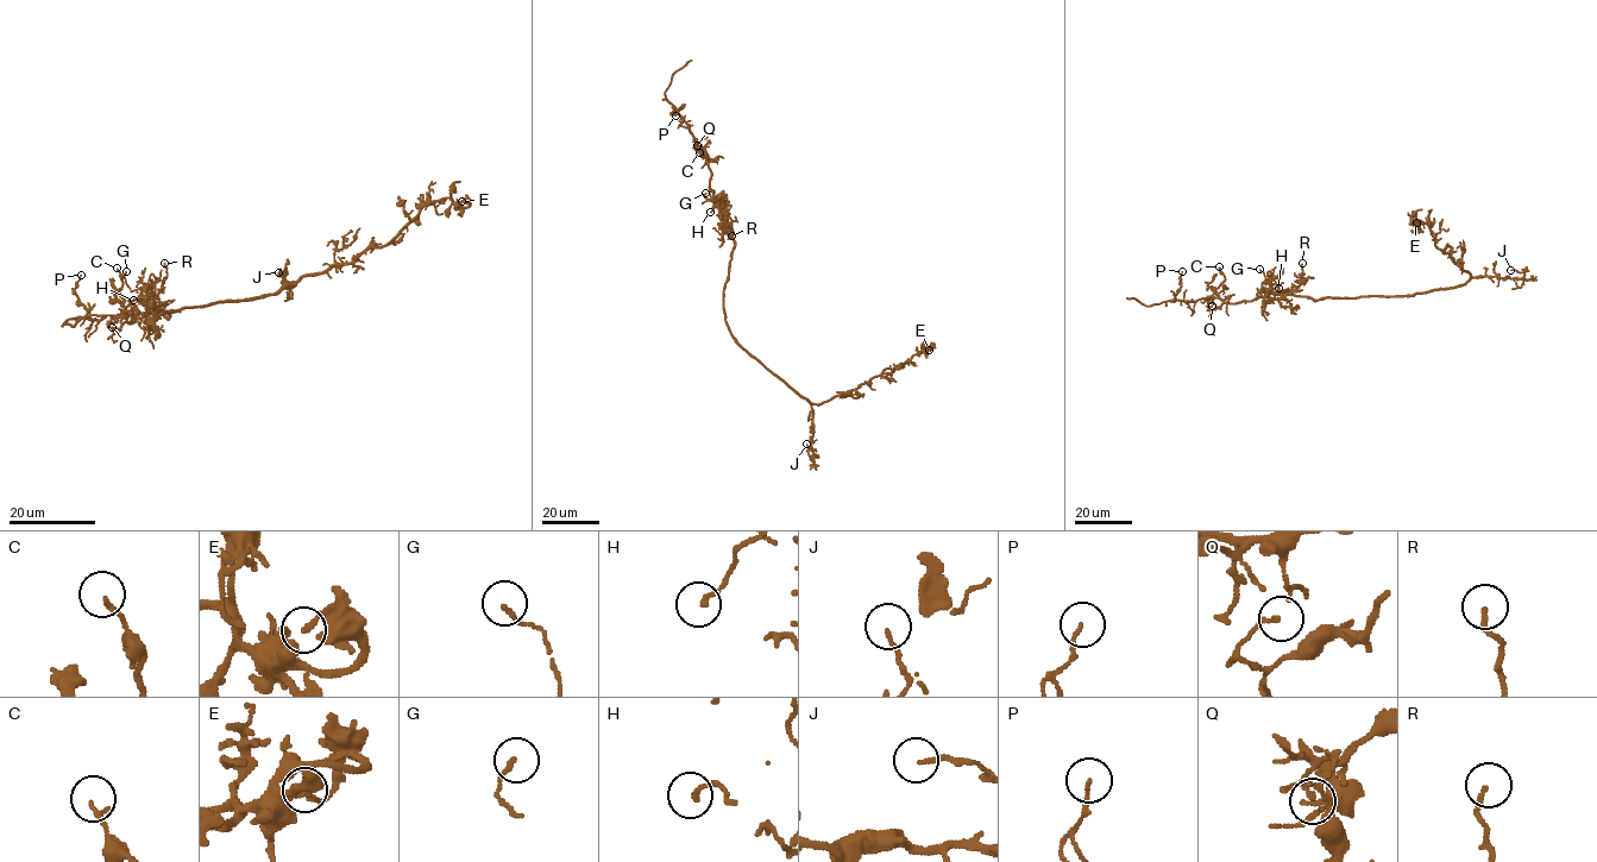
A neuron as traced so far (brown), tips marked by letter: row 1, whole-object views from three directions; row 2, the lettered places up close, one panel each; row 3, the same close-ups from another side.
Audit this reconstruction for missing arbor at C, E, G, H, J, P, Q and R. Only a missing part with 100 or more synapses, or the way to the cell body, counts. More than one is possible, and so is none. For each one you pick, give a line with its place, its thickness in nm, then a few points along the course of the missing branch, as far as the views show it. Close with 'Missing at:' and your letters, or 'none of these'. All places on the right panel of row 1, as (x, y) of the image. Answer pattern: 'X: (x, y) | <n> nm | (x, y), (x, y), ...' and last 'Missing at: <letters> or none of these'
Missing at: none of these

